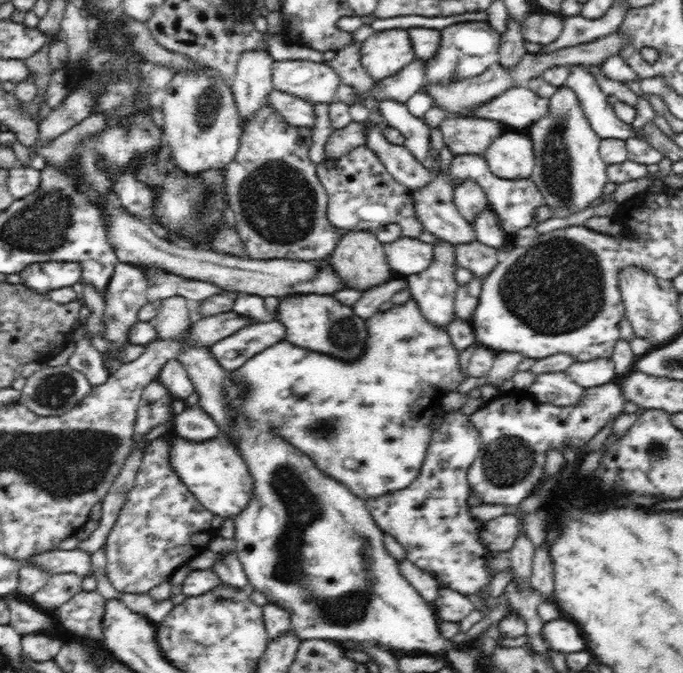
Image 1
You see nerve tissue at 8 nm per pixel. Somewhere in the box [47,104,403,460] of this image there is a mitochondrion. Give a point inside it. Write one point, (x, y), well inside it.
(279, 204)

